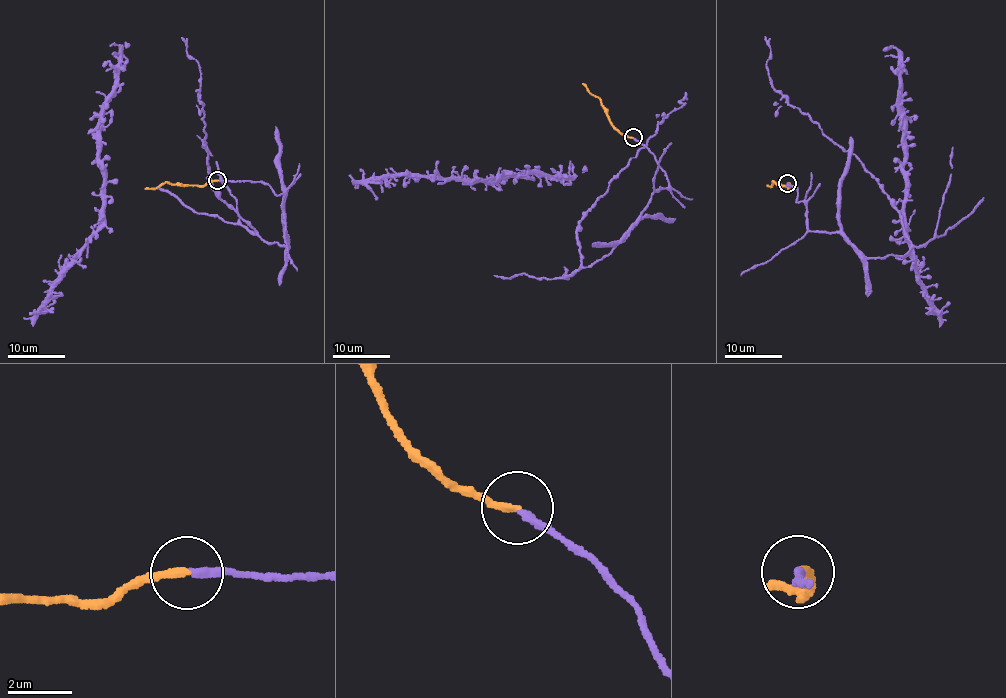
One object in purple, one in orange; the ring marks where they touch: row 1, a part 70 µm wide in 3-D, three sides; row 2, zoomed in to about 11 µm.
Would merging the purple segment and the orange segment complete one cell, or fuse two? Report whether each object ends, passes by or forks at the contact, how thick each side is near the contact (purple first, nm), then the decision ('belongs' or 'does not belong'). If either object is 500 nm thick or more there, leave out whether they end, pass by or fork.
purple ends | orange ends | 240/220 nm | belongs

